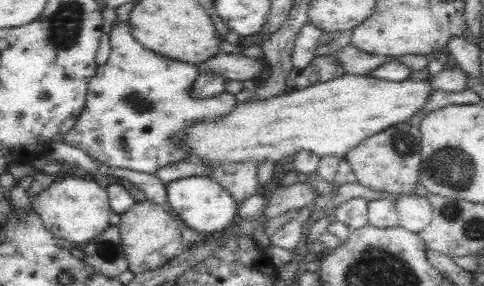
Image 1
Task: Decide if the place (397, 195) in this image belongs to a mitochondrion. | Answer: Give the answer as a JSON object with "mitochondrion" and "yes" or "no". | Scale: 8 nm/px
{"mitochondrion":"no"}

